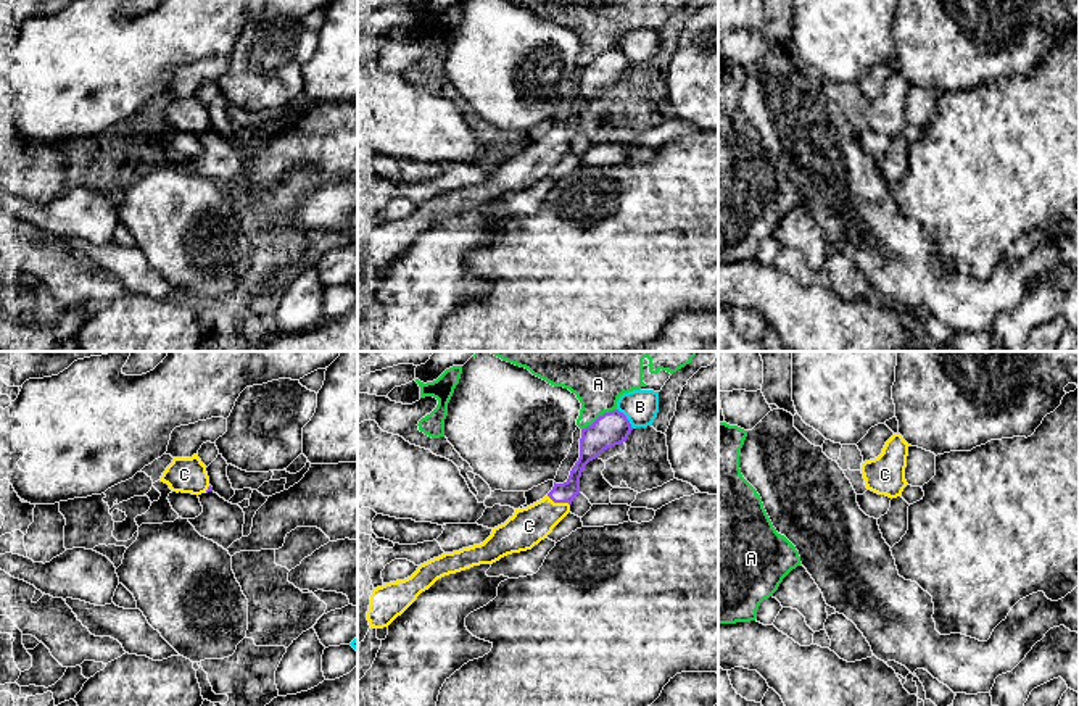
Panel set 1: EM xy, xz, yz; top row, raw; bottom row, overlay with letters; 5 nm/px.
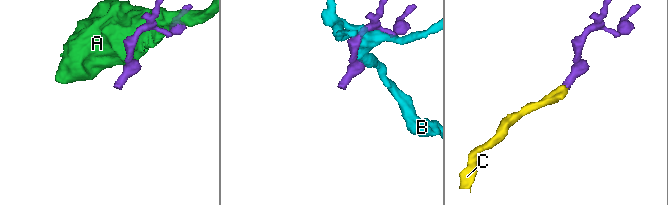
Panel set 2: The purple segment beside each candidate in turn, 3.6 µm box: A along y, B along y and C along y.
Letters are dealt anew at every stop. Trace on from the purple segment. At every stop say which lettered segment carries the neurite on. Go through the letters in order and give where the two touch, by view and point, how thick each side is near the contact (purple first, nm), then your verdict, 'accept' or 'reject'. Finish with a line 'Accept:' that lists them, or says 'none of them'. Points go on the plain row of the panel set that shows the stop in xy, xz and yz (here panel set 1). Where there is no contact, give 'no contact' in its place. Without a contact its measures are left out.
A: contact xz (599, 55); calibres 170 and 240 nm; reject
B: contact xz (625, 57); calibres 170 and 170 nm; reject
C: contact xz (558, 141); calibres 100 and 190 nm; accept
Accept: C

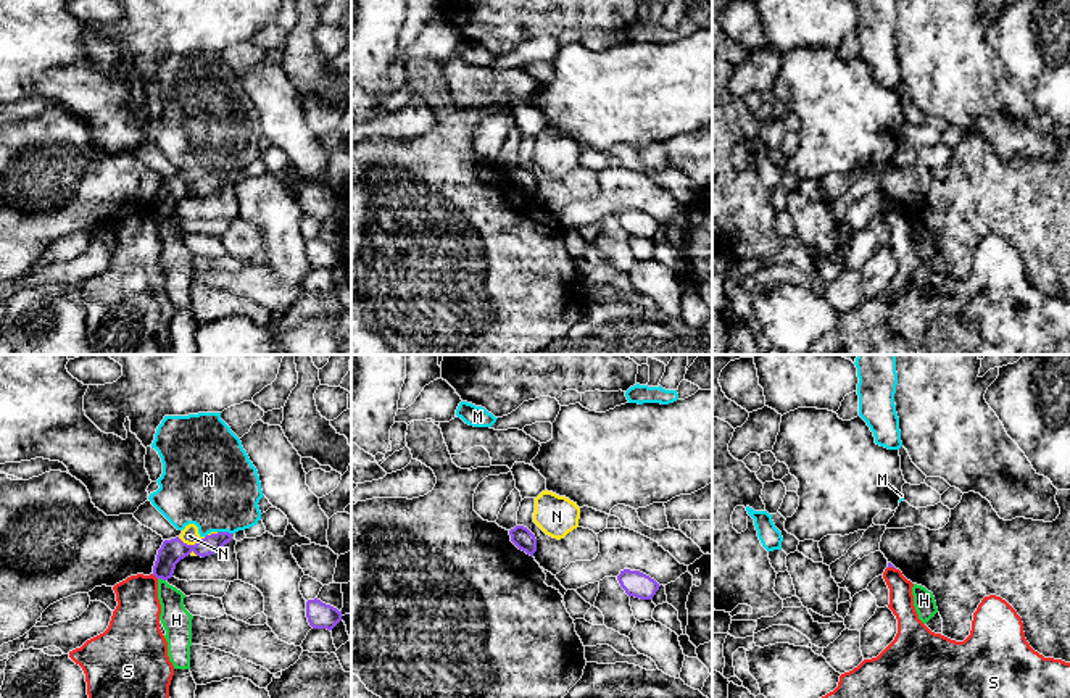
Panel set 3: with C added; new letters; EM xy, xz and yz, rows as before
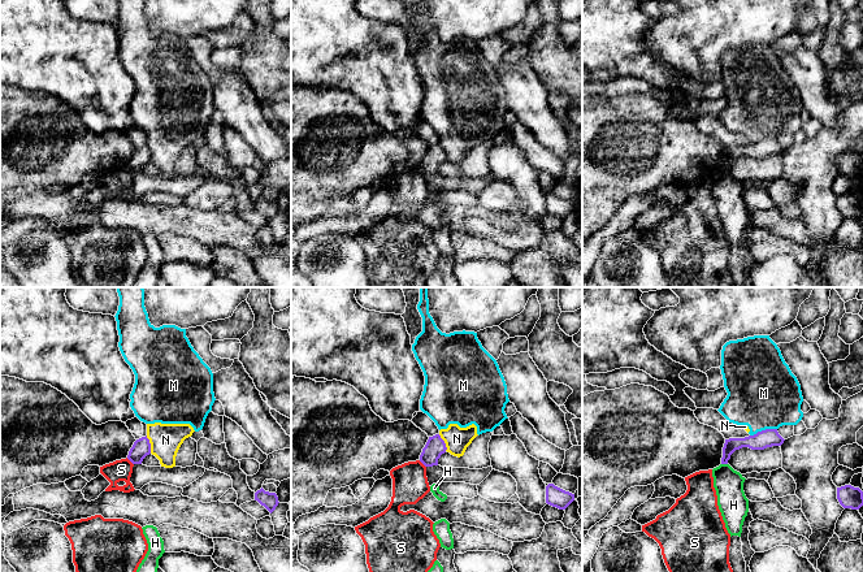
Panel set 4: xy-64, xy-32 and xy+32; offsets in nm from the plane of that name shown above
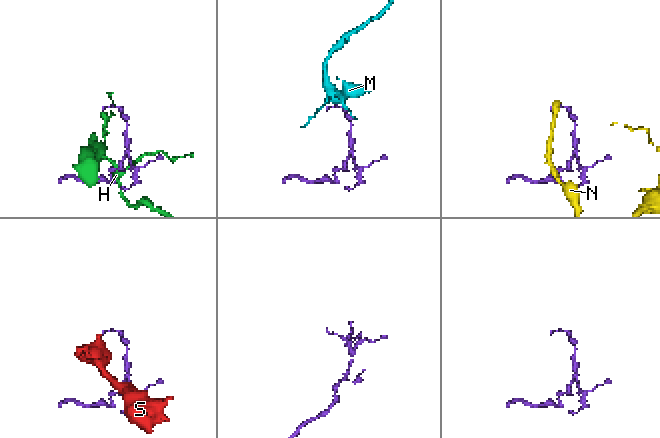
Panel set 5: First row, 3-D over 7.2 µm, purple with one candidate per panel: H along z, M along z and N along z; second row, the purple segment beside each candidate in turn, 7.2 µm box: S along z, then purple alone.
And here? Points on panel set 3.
H: contact xy (161, 216); calibres 120 and 150 nm; reject
M: contact xy (224, 171); calibres 100 and 440 nm; reject
N: contact xy (192, 184); calibres 120 and 90 nm; reject
S: contact xy (155, 215); calibres 120 and 240 nm; reject
Accept: none of them

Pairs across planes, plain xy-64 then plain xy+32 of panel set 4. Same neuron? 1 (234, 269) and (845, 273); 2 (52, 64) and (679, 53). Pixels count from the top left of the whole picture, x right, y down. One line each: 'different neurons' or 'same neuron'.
1: same neuron
2: different neurons

